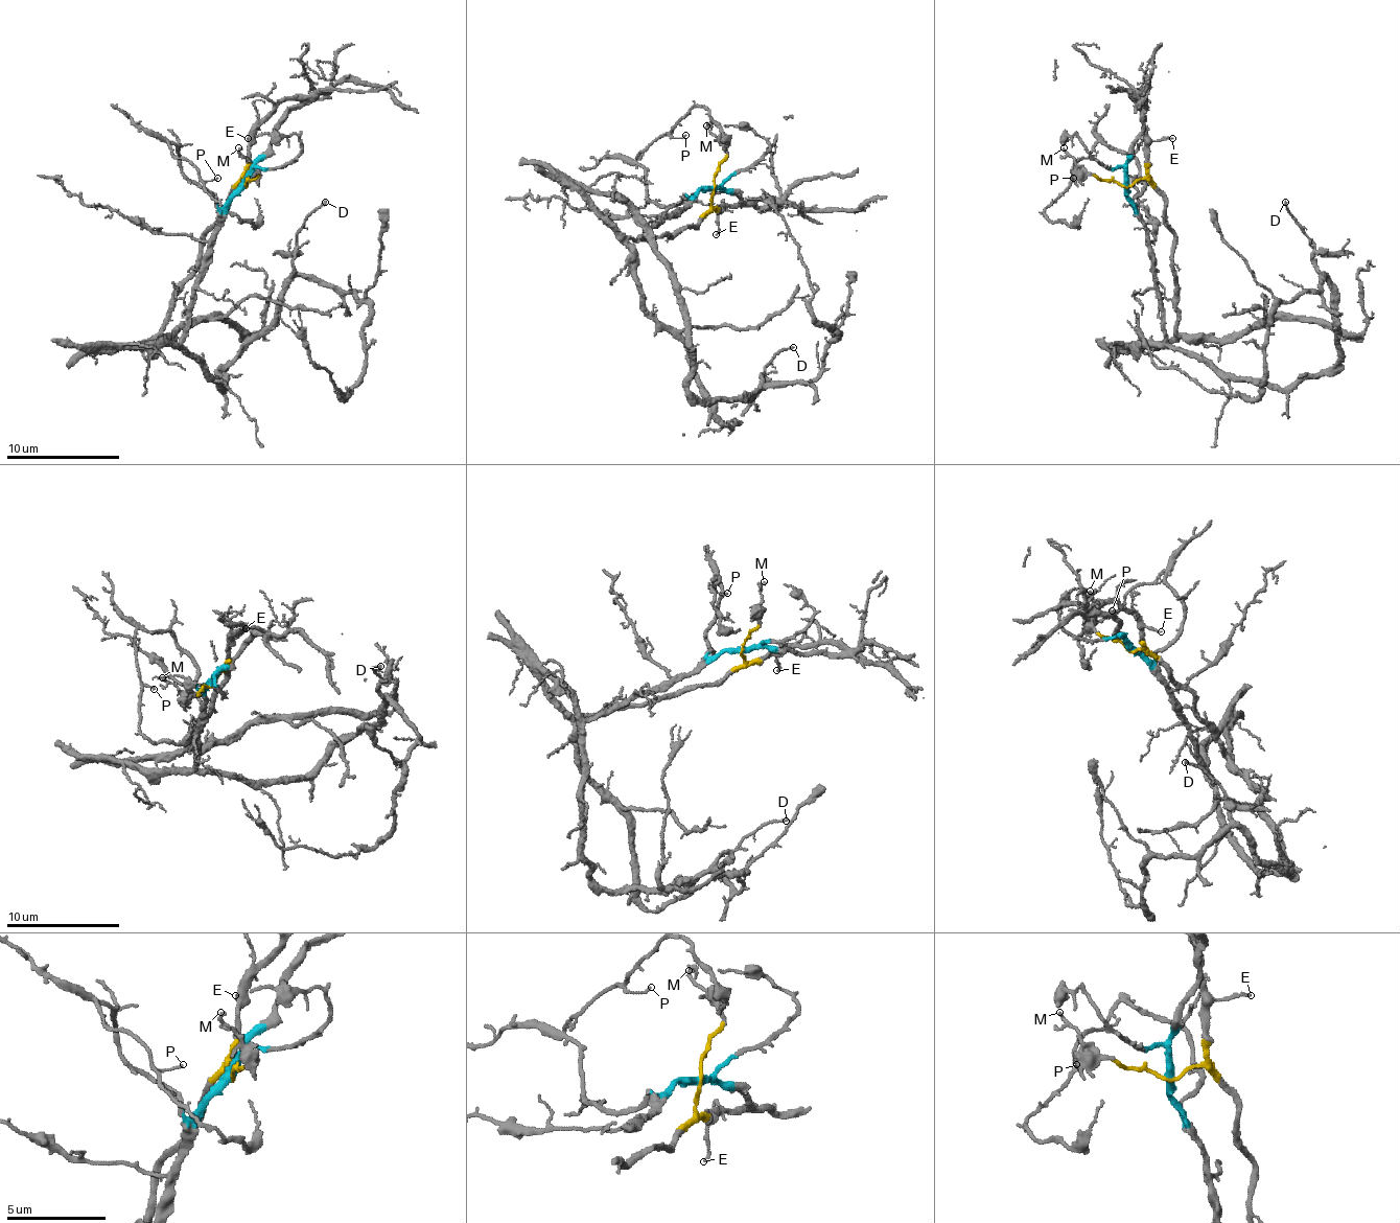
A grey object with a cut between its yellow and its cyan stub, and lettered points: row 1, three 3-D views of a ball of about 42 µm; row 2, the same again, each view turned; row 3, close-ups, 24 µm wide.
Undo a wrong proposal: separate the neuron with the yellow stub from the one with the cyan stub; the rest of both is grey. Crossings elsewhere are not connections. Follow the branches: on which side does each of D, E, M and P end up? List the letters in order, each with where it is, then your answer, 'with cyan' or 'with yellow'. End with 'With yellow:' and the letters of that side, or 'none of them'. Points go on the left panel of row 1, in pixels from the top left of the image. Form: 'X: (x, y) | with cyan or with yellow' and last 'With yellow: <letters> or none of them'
D: (325, 202) | with cyan
E: (248, 138) | with yellow
M: (238, 147) | with yellow
P: (217, 178) | with cyan
With yellow: E, M

